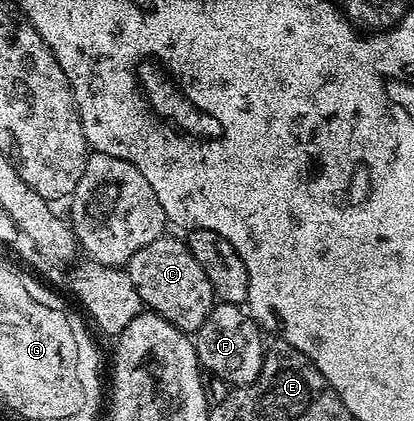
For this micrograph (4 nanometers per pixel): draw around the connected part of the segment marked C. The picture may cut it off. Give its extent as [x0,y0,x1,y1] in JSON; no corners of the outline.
[126,235,214,335]

